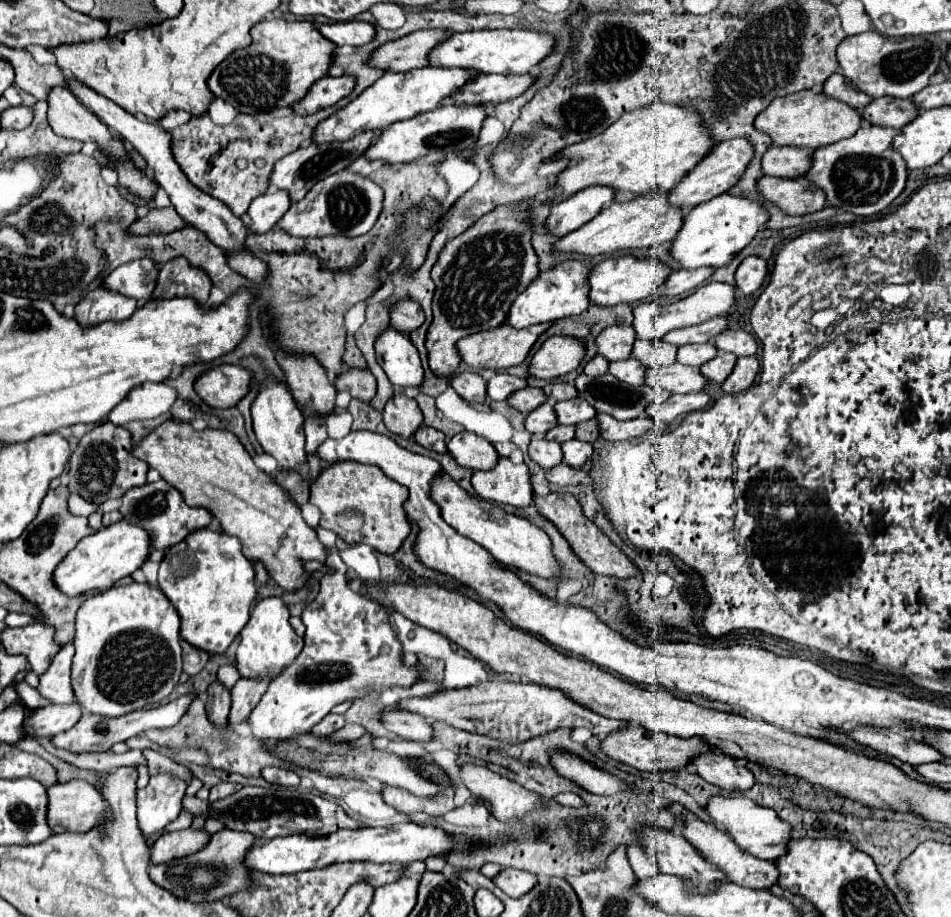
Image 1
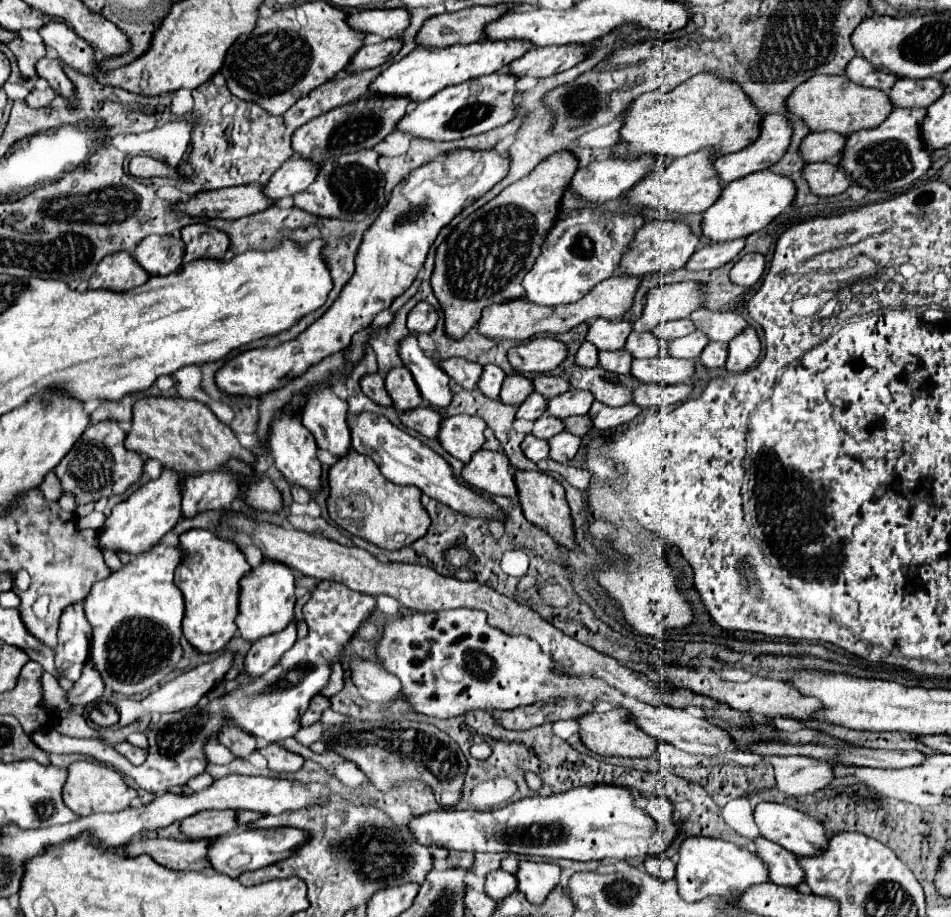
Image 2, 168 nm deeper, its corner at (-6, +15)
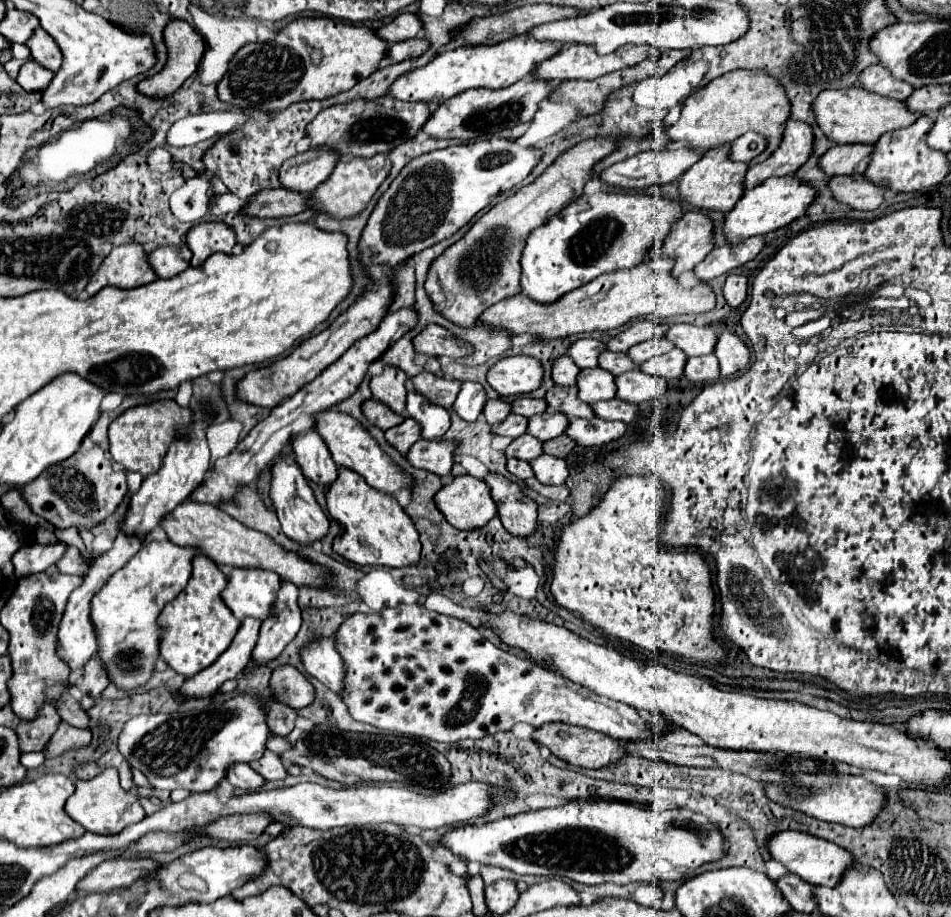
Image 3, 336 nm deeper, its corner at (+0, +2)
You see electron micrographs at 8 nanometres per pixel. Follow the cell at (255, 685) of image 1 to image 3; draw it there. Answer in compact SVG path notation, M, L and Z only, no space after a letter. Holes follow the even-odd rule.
M283 579L281 589L277 591L277 601L273 603L273 617L269 621L263 621L259 641L253 651L253 661L257 661L257 665L267 665L271 659L275 659L297 635L301 627L301 609L297 605L297 595L299 587Z

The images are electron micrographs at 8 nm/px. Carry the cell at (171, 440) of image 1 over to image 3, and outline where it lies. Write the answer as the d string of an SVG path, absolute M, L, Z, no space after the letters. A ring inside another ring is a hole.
M161 399L131 407L109 425L109 455L127 471L137 471L143 477L157 473L173 441L177 425L187 425L189 421L193 421L193 411L189 407L177 405L173 399Z

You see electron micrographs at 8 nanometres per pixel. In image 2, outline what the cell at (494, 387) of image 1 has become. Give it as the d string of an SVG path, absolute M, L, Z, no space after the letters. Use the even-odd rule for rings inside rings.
M487 364L483 368L481 380L479 380L479 390L489 398L497 398L501 392L503 380L505 380L505 372L495 364Z

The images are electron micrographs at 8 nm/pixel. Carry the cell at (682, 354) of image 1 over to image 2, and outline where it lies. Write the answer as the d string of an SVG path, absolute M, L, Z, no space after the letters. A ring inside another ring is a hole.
M695 330L693 334L687 334L683 338L675 338L669 342L667 350L669 350L669 356L675 356L675 358L699 358L699 354L703 352L703 348L709 344L707 336L703 336L703 332Z

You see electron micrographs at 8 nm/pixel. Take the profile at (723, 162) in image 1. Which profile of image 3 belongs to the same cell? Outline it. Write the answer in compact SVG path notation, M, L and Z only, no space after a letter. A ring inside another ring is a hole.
M789 119L779 149L763 163L753 165L745 177L745 189L753 189L769 177L795 173L813 153L813 129L803 121Z

